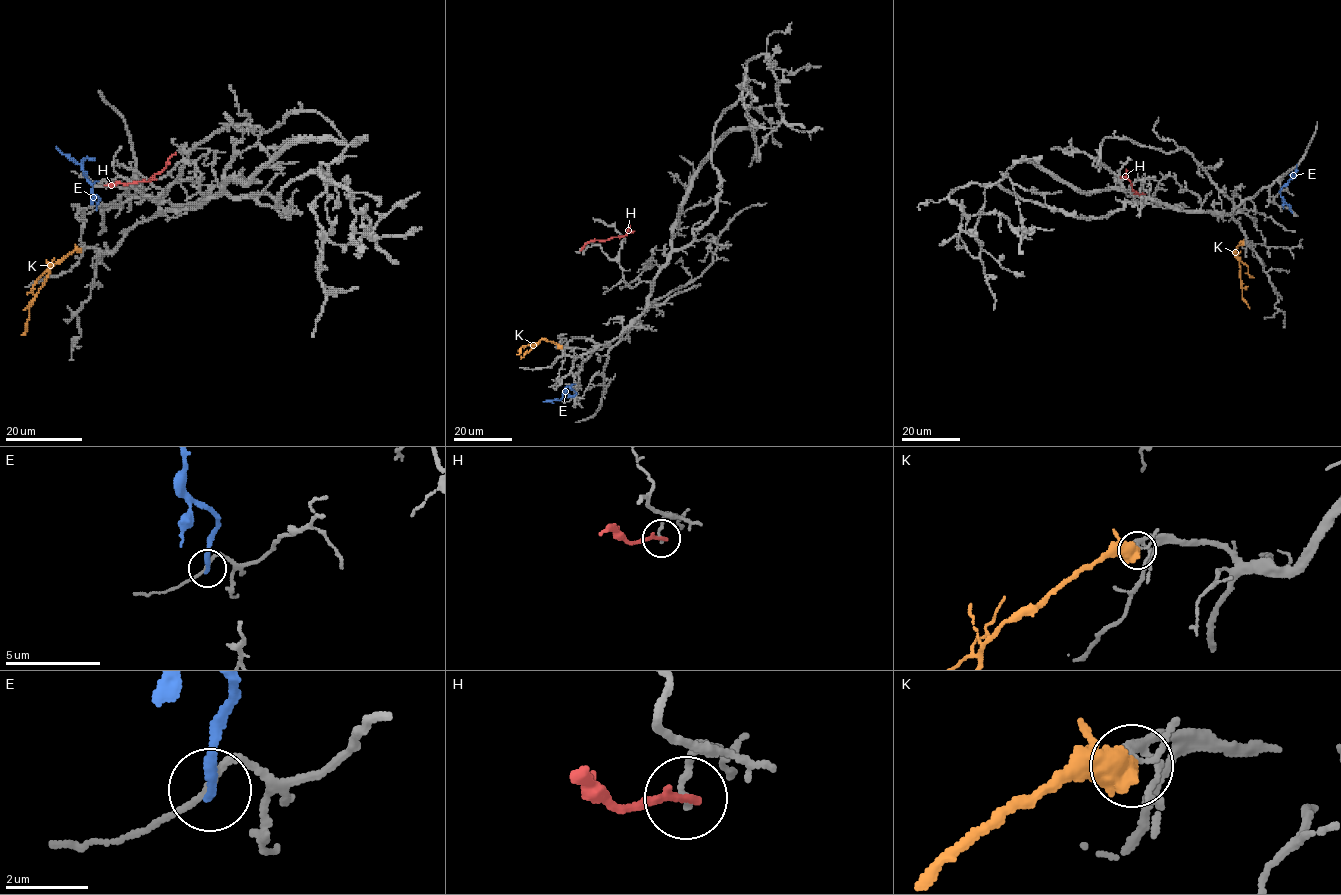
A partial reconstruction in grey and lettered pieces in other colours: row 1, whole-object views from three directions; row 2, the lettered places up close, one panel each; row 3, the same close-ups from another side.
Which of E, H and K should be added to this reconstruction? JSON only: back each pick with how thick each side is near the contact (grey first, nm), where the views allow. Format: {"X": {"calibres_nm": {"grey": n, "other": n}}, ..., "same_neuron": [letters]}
{"K": {"calibres_nm": {"grey": 190, "other": 600}}, "same_neuron": ["K"]}

